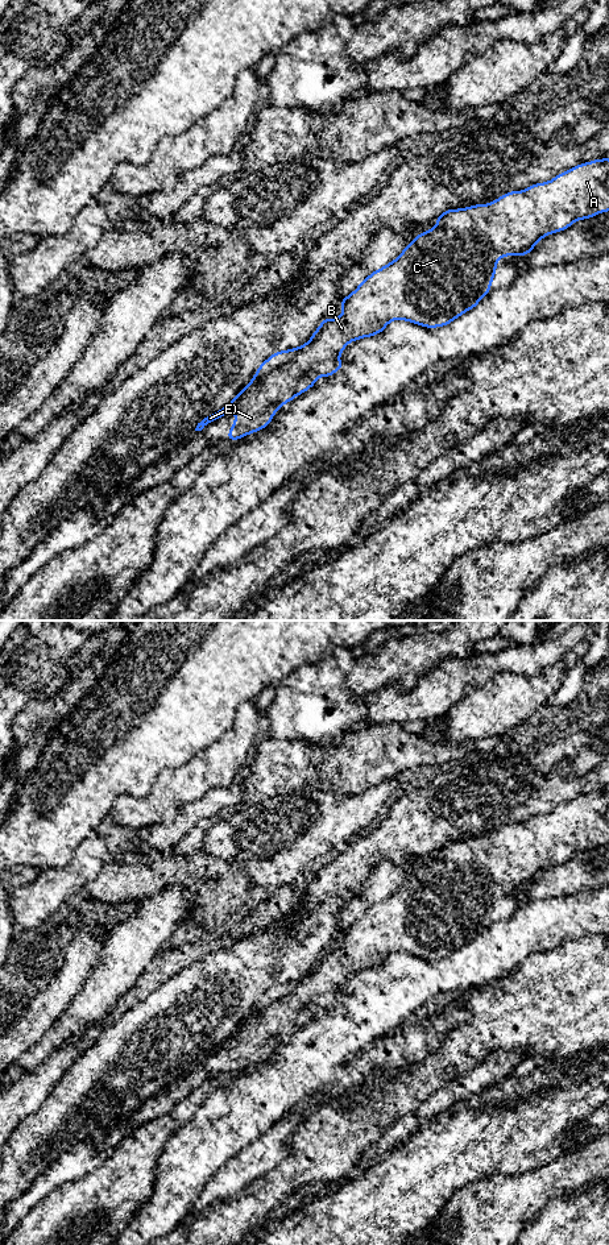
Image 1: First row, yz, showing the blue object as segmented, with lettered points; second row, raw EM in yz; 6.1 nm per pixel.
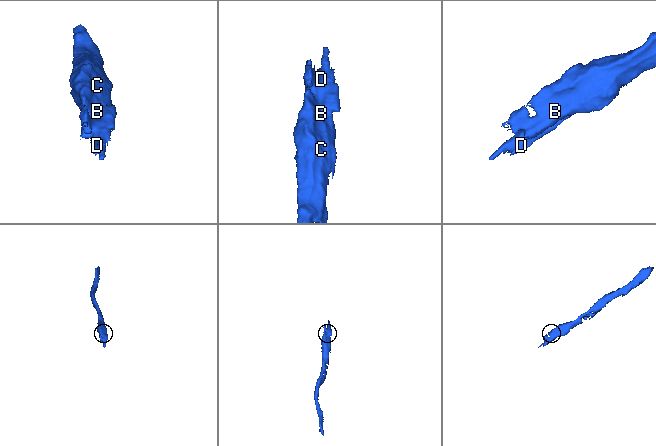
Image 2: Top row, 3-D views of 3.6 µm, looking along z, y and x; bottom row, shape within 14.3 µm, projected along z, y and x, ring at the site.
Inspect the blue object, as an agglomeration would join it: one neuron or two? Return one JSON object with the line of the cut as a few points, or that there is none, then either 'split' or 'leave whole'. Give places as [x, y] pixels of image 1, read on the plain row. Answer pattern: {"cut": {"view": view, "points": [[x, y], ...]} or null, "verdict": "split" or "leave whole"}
{"cut": {"view": "yz", "points": [[301, 979], [290, 992], [257, 1011], [231, 1042]]}, "verdict": "split"}

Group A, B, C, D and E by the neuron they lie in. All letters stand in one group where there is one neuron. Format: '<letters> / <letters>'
A B C D / E

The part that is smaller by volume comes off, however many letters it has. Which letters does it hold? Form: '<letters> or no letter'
E

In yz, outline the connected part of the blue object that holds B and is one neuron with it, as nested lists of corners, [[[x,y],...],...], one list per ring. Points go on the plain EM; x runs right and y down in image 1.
[[[609,790],[580,796],[548,814],[531,817],[522,823],[506,825],[489,837],[446,842],[436,850],[436,858],[432,862],[419,866],[394,893],[364,910],[357,921],[339,935],[344,941],[343,946],[330,953],[314,971],[301,978],[291,993],[274,1000],[261,1012],[254,1012],[232,1041],[236,1051],[225,1071],[240,1072],[266,1061],[282,1037],[306,1025],[319,1009],[330,1009],[343,1000],[339,989],[351,974],[378,967],[397,951],[426,960],[448,958],[464,945],[475,941],[489,926],[501,889],[527,888],[543,870],[569,860],[576,852],[585,852],[608,843]]]

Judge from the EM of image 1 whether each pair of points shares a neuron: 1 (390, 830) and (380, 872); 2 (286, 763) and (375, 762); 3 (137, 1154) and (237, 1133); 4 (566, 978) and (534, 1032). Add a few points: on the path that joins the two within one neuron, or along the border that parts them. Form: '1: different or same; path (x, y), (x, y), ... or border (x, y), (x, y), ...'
1: different; border (414, 855), (397, 863), (378, 860), (363, 882)
2: same; path (309, 763), (352, 762)
3: different; border (183, 1125), (166, 1142), (160, 1154), (153, 1178)
4: same; path (564, 991), (537, 1019)

